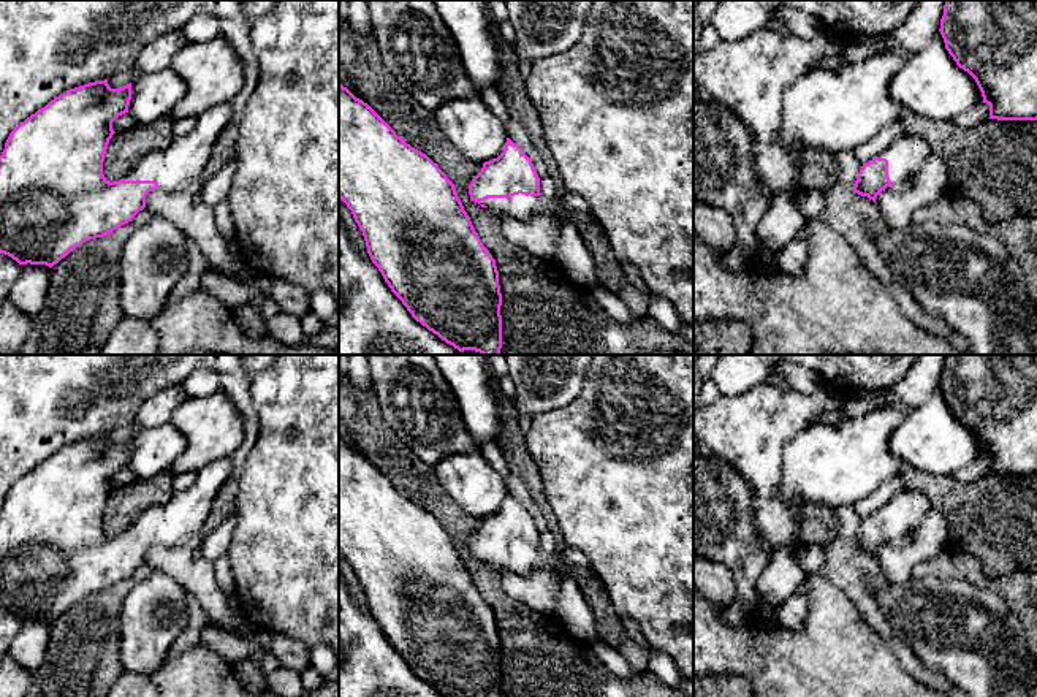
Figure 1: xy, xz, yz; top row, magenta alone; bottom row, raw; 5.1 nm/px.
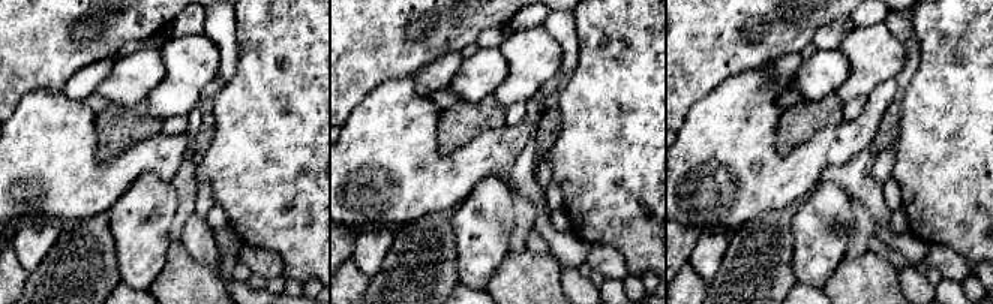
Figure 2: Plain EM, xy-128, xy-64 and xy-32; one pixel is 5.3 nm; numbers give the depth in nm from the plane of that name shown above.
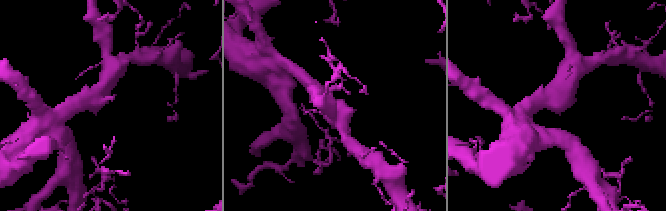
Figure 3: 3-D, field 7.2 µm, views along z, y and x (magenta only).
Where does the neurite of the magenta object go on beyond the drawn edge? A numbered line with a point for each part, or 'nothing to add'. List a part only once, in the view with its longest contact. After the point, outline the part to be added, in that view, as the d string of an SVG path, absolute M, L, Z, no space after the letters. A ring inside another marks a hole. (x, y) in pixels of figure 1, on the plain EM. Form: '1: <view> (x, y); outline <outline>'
1: xz (572, 612); outline M519 548L511 553L488 553L480 556L480 559L484 559L500 570L507 569L521 575L551 572L556 578L556 604L553 616L573 638L584 643L591 643L595 638L594 613L579 586L559 570L557 558L548 556L543 550L526 551Z

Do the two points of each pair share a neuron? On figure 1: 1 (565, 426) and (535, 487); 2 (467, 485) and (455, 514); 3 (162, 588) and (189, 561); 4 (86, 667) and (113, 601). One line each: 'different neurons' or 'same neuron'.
1: different neurons
2: different neurons
3: different neurons
4: same neuron

